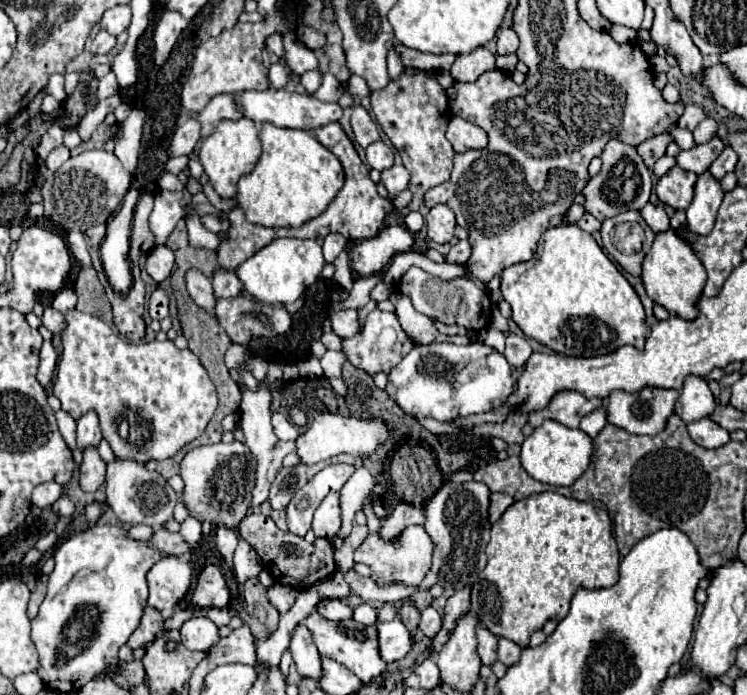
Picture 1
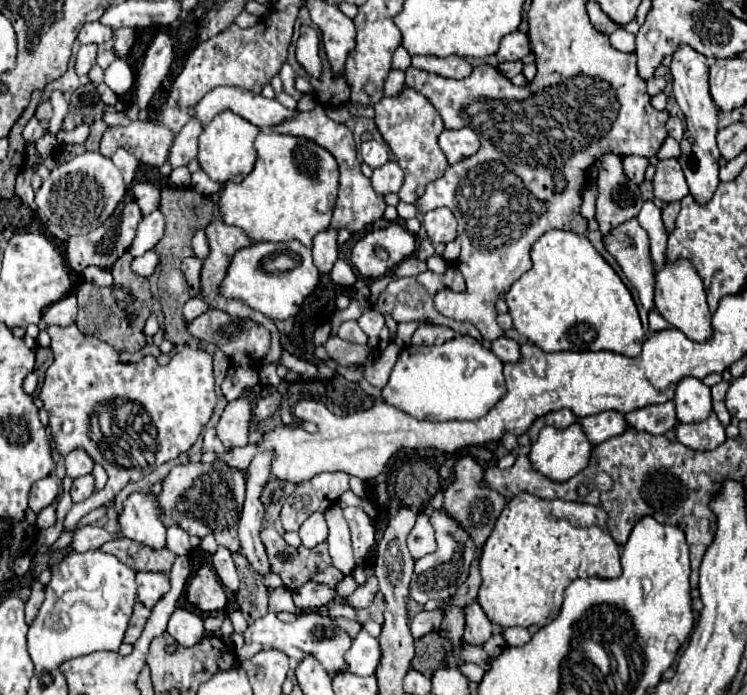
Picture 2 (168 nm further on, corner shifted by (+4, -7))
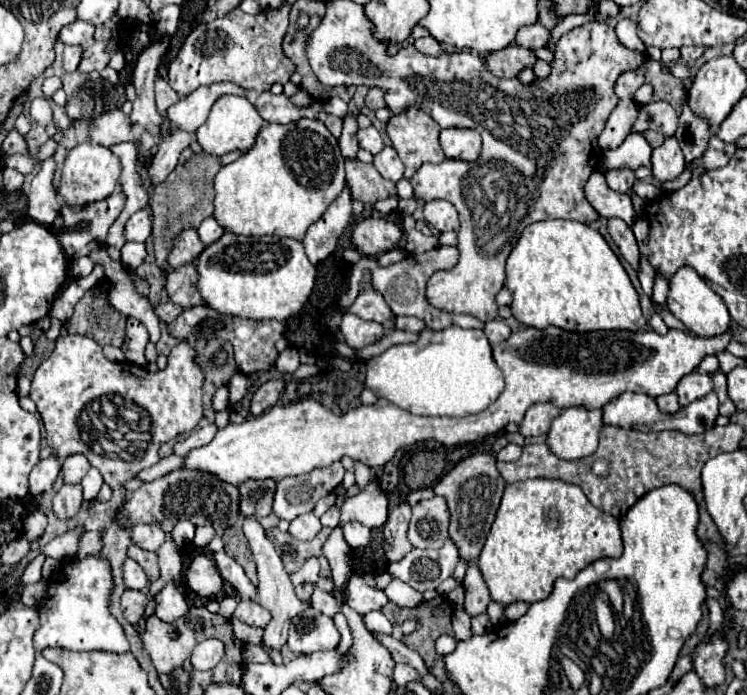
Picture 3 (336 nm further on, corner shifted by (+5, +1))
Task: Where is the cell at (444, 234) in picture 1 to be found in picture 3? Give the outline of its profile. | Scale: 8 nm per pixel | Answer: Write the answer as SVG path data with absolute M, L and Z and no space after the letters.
M427 201L423 209L425 221L437 231L457 231L457 211L449 201Z

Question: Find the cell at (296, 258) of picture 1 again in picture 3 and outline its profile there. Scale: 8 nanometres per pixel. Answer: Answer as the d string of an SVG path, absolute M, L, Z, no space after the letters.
M225 231L223 237L197 257L199 281L197 289L207 307L223 313L223 315L237 315L247 319L275 319L285 321L301 311L307 297L315 285L315 265L307 259L303 251L303 243L289 237L241 237L231 231Z

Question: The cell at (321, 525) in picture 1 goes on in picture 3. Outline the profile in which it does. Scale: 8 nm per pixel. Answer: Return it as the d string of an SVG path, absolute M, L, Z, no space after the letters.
M303 513L299 517L295 517L291 521L291 527L289 527L289 533L299 539L299 541L309 541L313 539L319 531L323 529L319 517L315 513Z

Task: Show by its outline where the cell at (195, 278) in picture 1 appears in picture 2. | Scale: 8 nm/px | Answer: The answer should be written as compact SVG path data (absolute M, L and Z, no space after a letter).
M186 257L182 261L182 273L184 273L186 281L188 281L188 293L190 293L190 297L198 295L200 269L202 269L202 259L198 259L198 257Z

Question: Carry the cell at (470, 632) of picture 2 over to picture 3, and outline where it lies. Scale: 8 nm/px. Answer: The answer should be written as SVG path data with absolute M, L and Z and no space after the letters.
M471 563L467 567L463 587L465 587L465 611L471 617L485 613L487 605L491 603L491 597L489 597L489 589L487 589L483 577L481 577L481 571L479 571L477 563Z

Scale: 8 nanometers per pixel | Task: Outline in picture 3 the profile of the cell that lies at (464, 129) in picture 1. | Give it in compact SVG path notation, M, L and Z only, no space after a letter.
M465 127L441 129L441 147L449 159L475 161L481 153L481 135Z

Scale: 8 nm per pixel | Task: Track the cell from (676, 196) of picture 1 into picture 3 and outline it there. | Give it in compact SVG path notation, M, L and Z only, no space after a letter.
M669 137L661 147L653 149L651 161L653 161L653 177L661 183L679 177L685 169L685 159L675 137Z

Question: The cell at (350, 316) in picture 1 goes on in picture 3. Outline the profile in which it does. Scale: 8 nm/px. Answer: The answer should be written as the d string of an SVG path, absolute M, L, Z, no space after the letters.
M343 313L341 317L341 325L339 325L339 331L341 335L345 337L347 345L353 347L353 349L361 349L369 343L375 343L383 337L385 329L383 325L379 323L373 323L373 321L365 321L353 313Z

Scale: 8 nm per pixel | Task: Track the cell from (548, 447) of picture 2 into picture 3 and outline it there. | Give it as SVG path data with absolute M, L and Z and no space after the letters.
M569 407L569 409L563 409L563 413L551 423L551 429L547 433L545 443L553 451L553 455L557 455L559 459L577 461L577 459L593 455L593 451L597 449L597 439L599 439L601 427L603 427L601 409L587 411L583 407Z

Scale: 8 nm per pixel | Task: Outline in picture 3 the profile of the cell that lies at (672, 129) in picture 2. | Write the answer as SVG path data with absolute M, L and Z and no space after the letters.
M651 101L647 105L641 105L637 123L633 123L631 133L643 133L647 129L663 135L673 135L677 129L675 109L665 101Z

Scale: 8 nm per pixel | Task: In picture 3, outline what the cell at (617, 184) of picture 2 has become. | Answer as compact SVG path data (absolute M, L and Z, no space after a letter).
M609 219L607 231L609 231L611 239L615 241L615 245L619 247L621 255L631 263L631 267L639 269L639 247L637 247L633 231L627 227L627 223L623 219Z

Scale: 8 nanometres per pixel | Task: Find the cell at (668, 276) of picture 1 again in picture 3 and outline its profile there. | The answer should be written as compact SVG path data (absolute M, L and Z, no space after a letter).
M681 267L677 269L677 273L669 279L669 295L667 295L667 307L669 311L683 321L683 325L699 337L715 337L721 335L729 329L731 325L731 317L729 311L723 303L723 299L711 291L711 287L705 283L705 279L701 279L693 267Z

